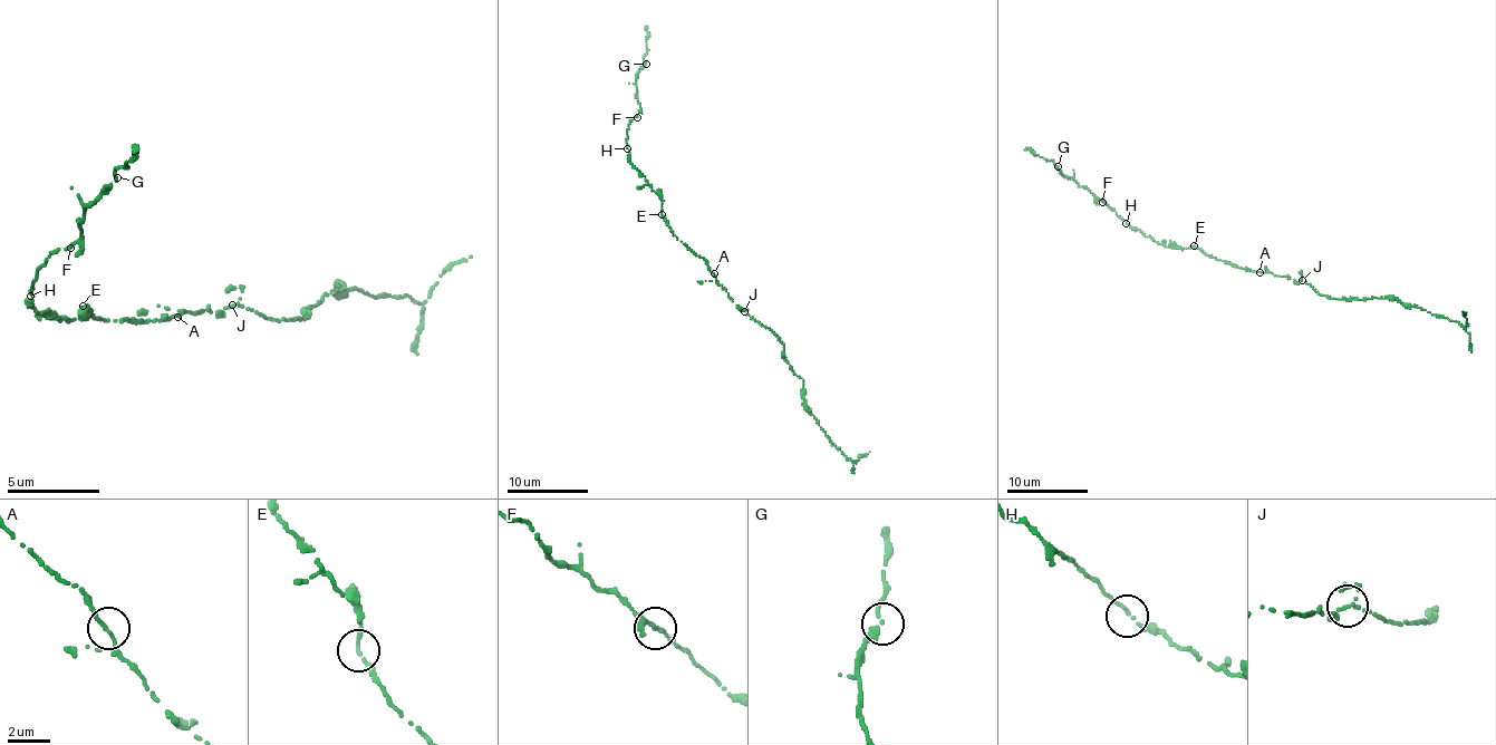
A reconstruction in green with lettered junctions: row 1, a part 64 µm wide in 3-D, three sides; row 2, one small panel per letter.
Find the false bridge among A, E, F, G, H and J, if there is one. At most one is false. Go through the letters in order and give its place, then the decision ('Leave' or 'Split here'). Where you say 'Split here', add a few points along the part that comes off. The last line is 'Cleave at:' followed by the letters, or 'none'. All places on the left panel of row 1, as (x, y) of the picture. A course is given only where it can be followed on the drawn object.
A: Place: (177, 317). Leave
E: Place: (83, 306). Leave
F: Place: (70, 248). Leave
G: Place: (117, 177). Leave
H: Place: (30, 296). Leave
J: Place: (232, 305). Leave
Cleave at: none

